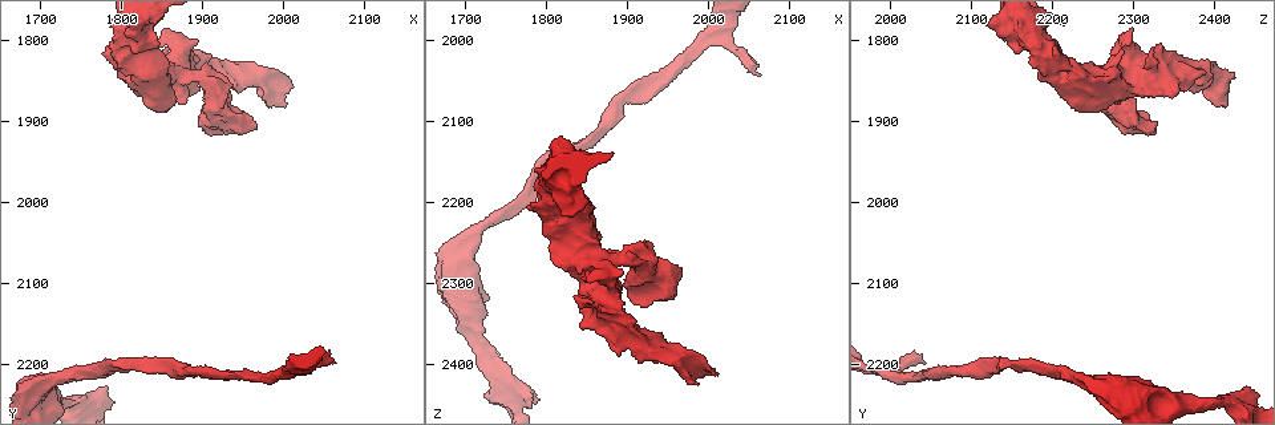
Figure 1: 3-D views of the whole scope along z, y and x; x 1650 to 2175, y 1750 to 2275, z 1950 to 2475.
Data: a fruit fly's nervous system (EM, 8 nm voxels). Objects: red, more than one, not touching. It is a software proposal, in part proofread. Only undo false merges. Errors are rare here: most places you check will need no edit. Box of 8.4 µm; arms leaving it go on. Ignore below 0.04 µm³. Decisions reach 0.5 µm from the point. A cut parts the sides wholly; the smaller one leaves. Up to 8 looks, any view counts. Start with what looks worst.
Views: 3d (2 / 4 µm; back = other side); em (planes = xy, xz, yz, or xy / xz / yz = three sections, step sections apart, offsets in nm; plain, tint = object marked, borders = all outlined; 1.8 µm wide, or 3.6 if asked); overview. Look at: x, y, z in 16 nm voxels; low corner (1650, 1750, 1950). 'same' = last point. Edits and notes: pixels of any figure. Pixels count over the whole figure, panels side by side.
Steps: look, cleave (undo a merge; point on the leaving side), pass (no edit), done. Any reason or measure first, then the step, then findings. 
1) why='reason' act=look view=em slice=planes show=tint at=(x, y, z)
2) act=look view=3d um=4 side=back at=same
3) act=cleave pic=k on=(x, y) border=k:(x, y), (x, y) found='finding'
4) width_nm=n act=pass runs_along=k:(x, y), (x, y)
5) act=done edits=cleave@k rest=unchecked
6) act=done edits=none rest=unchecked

why='calibre changes' act=look view=em slice=planes show=tint at=(1980, 1855, 2400)

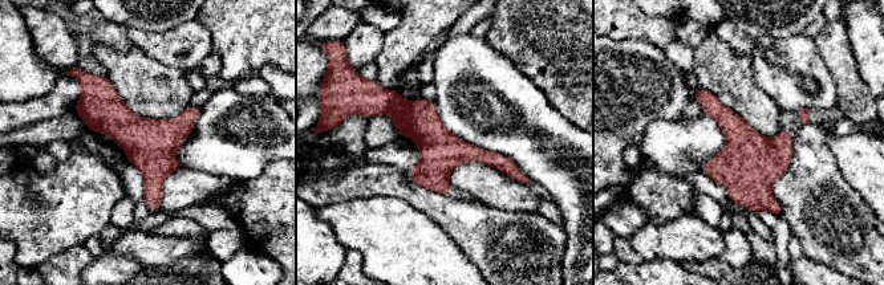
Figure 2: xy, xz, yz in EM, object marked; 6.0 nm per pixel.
act=pass runs_along=2:(377, 105), (518, 176) found='one cell here'

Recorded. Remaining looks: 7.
why='calibre changes' act=look view=em slice=planes show=tint at=(1825, 1825, 2200)

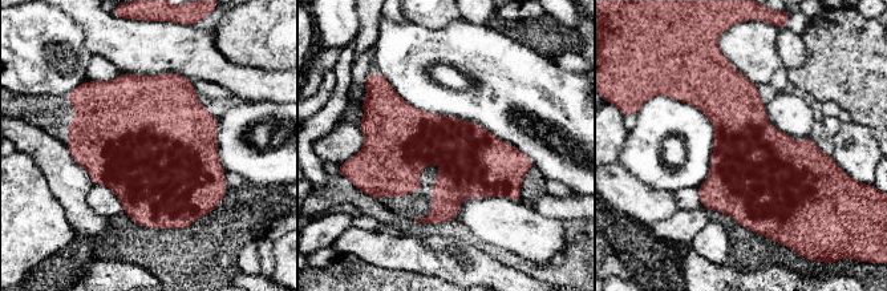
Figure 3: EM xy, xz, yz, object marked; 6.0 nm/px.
act=pass found='continuous, no second cell'

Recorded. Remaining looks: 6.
why='sharp bend' act=look view=3d um=2 at=(1925, 1890, 2295)

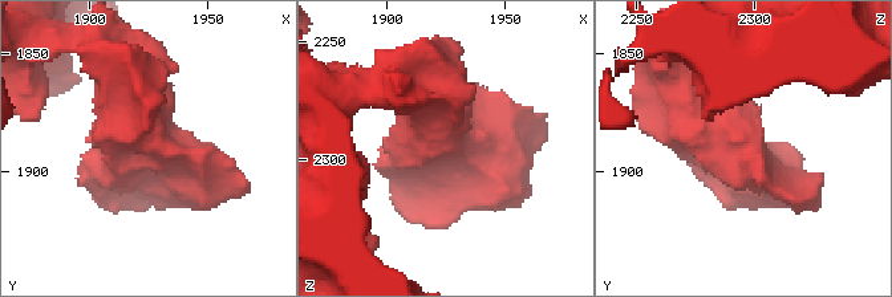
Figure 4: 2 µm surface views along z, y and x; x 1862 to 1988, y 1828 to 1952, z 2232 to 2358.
act=look view=em slice=xy step=8 show=tint at=(1929, 1890, 2291)

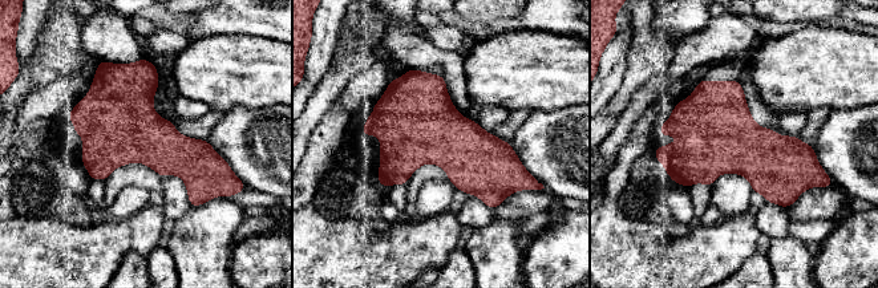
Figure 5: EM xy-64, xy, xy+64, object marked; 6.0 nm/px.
act=pass found='all the same cell'

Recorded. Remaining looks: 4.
act=done edits=none rest=unchecked

